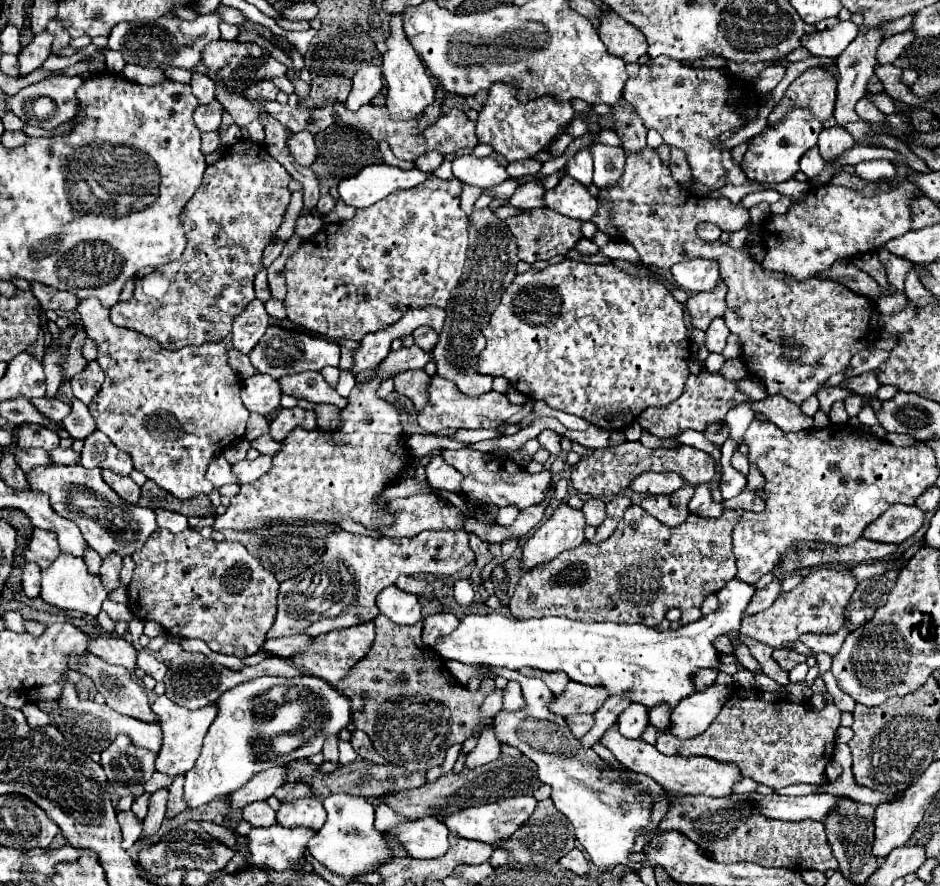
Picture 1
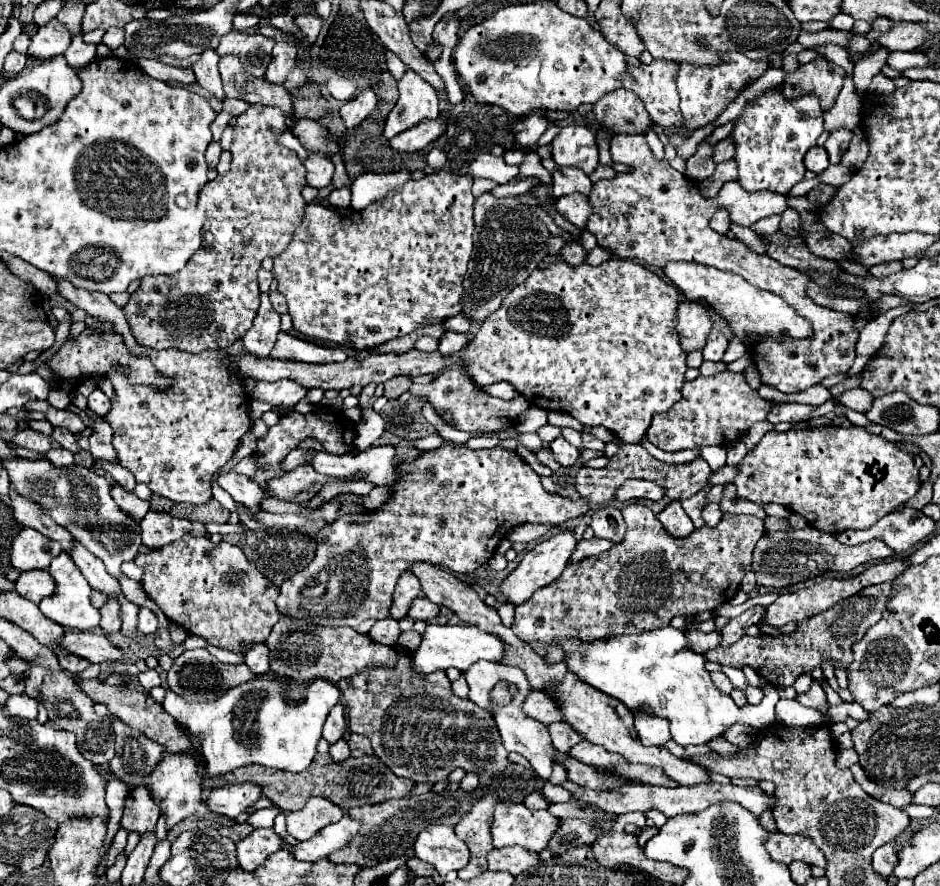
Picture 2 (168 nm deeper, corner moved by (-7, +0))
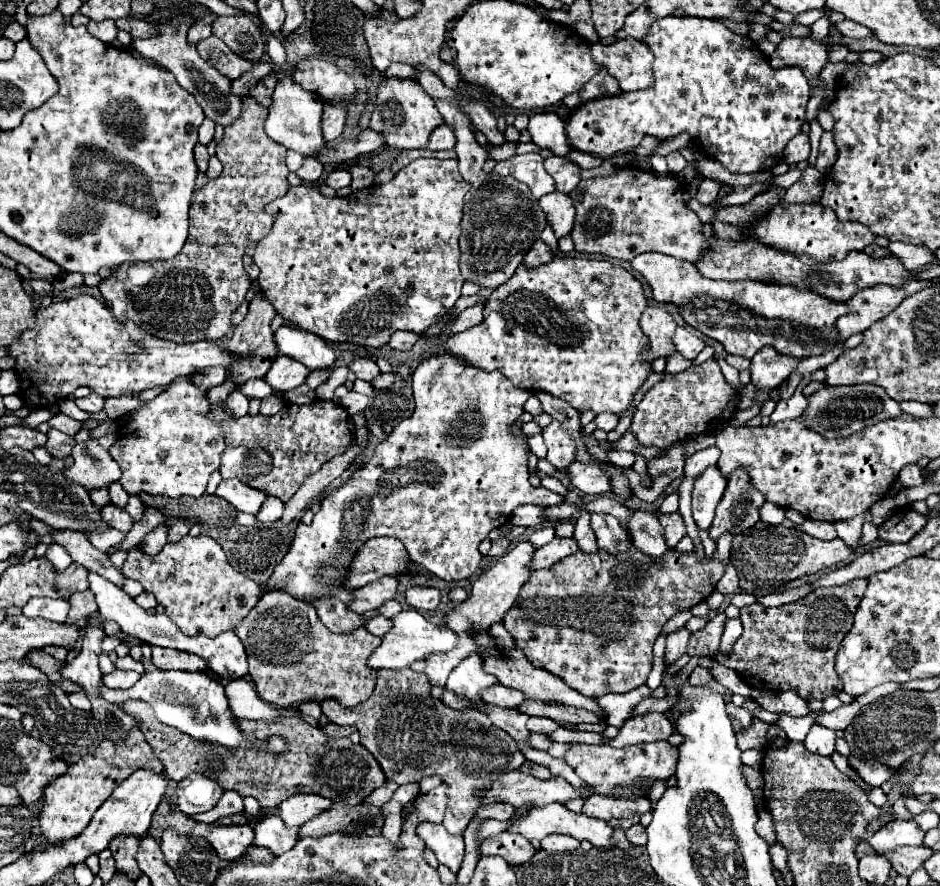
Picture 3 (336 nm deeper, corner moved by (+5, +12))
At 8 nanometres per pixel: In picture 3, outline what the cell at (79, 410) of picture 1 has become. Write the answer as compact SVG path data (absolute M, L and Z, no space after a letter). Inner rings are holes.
M93 438L77 444L73 448L75 464L65 468L63 474L67 480L83 486L87 492L97 488L109 488L113 482L121 480L121 470L107 450L103 450Z

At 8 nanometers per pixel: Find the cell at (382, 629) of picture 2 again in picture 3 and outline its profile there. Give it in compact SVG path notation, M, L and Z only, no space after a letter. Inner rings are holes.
M335 596L329 598L319 598L313 602L313 608L319 616L319 620L331 630L331 632L351 632L355 628L363 628L361 616L347 610L343 602L339 602Z

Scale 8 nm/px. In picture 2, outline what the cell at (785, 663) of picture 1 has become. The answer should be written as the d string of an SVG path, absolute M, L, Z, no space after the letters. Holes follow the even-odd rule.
M891 582L867 586L859 594L835 604L835 608L821 612L811 620L805 620L803 624L799 624L795 634L783 638L767 634L751 638L745 634L735 644L723 648L717 646L709 650L705 656L709 662L719 662L723 666L733 666L733 668L751 666L761 678L765 678L773 686L791 686L801 672L811 672L813 668L817 668L823 656L831 658L831 662L841 662L847 668L847 664L851 662L851 646L857 640L861 640L867 628L877 624L877 620L883 616L889 594L891 594Z

